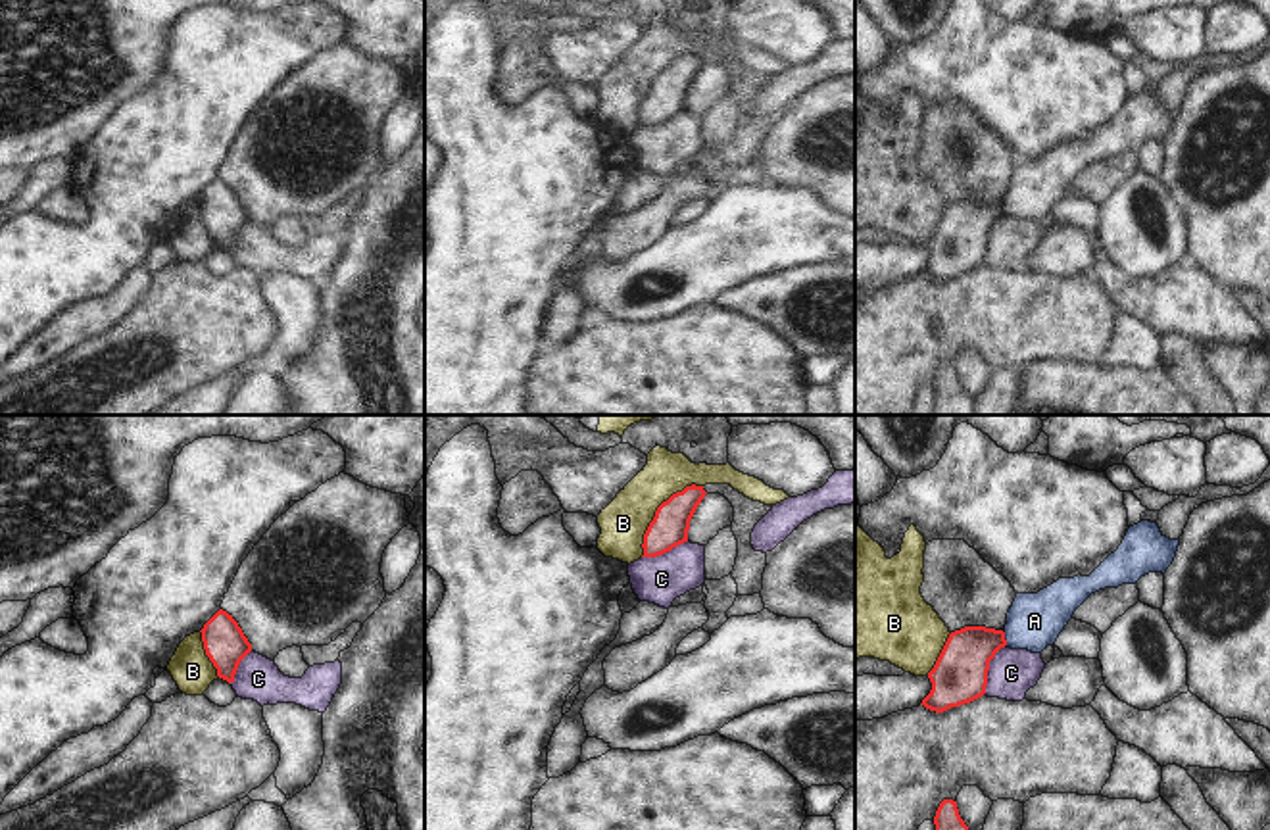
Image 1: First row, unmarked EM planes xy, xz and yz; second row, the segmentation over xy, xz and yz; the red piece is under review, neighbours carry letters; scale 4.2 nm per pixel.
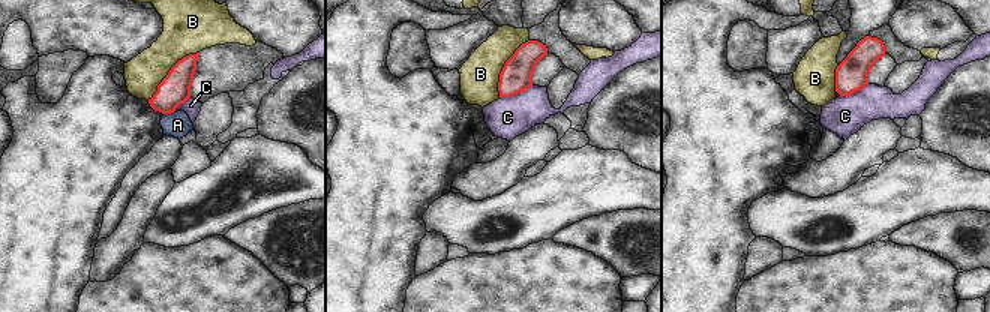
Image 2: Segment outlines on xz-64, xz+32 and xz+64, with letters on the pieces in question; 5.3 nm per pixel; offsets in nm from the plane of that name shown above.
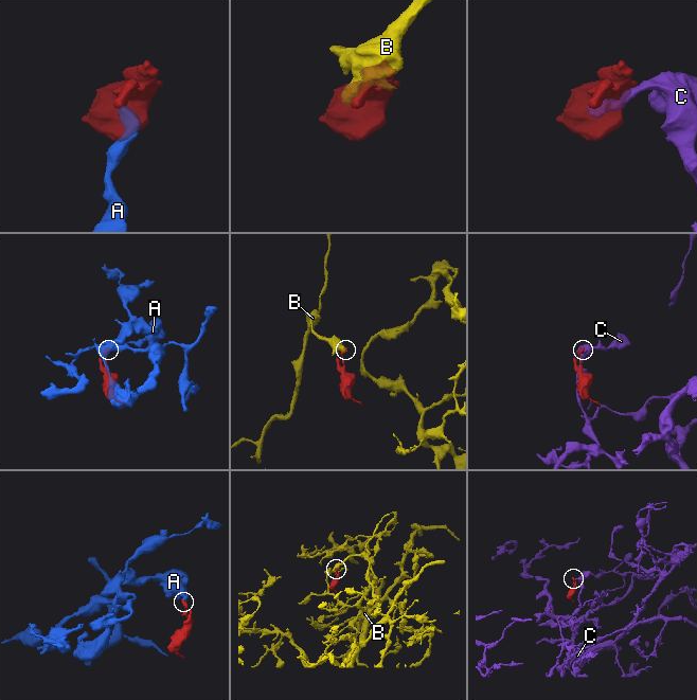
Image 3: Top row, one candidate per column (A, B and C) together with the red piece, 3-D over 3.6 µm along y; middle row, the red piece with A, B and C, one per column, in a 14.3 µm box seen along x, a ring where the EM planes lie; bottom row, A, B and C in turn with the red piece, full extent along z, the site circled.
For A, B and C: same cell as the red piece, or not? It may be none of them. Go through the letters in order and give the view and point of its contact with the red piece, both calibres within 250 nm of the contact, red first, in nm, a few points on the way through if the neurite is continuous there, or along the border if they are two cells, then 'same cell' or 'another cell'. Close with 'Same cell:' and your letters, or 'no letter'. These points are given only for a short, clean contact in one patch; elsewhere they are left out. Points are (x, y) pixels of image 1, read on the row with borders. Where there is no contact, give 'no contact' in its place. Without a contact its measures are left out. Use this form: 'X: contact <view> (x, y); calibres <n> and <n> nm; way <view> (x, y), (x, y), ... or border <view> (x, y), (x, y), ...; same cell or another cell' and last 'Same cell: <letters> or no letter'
A: contact yz (1003, 638); calibres 220 and 240 nm; border yz (1001, 631), (1007, 644); another cell
B: contact xz (658, 510); calibres 160 and 200 nm; another cell
C: contact yz (988, 669); calibres 220 and 190 nm; border yz (1005, 644), (990, 661), (988, 684), (982, 694); another cell
Same cell: no letter

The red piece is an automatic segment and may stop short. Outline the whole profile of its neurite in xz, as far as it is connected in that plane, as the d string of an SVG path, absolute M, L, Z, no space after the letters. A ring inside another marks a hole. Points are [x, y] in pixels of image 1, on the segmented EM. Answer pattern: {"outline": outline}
{"outline": "M686 486L663 501L644 534L644 555L657 557L688 542L690 521L705 498L703 486Z"}

